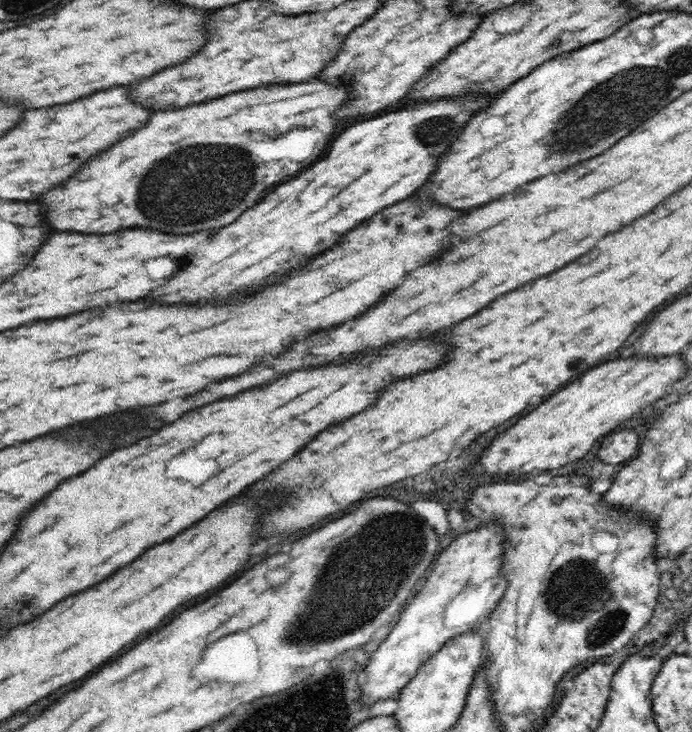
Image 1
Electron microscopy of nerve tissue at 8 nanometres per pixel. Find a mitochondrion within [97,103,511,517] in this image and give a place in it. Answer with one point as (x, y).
(185, 191)

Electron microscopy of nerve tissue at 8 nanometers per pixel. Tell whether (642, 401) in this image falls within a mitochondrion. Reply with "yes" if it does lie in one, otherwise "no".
no

